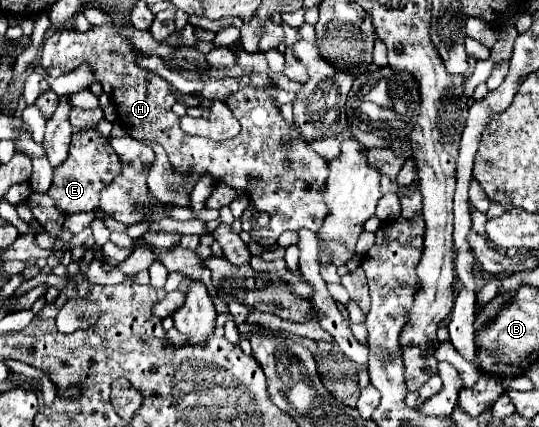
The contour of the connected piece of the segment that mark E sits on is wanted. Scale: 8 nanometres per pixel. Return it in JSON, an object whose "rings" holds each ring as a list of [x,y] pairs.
{"rings":[[[84,129],[72,135],[66,161],[54,167],[54,179],[48,195],[54,199],[56,209],[64,215],[94,211],[100,201],[100,191],[106,189],[116,179],[116,175],[120,175],[120,159],[110,147],[110,137],[104,137],[96,129]]]}

